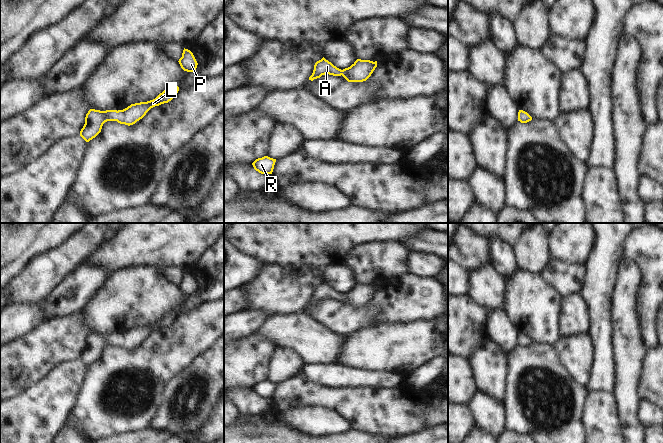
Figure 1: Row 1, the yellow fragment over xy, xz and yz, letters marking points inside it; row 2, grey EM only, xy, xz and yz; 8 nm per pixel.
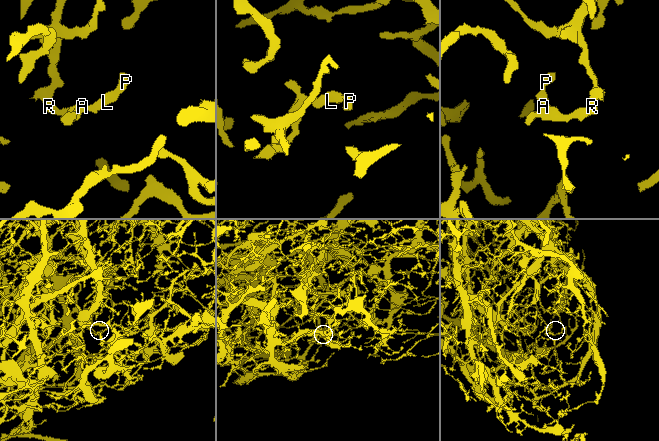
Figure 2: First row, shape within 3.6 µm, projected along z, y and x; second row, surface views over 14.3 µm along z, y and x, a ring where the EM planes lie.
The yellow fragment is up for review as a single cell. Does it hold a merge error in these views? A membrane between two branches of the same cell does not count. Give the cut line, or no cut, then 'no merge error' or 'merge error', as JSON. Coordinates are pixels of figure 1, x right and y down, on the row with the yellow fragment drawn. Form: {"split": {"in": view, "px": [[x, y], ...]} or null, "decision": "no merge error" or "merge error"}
{"split": null, "decision": "no merge error"}

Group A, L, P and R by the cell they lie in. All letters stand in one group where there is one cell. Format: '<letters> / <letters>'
A L P R

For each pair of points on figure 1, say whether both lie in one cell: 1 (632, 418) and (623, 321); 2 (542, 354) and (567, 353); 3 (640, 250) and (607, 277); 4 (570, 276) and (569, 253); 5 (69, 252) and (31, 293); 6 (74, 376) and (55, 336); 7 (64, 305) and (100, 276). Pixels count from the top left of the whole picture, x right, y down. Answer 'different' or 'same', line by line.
1: same
2: different
3: different
4: different
5: same
6: different
7: same

